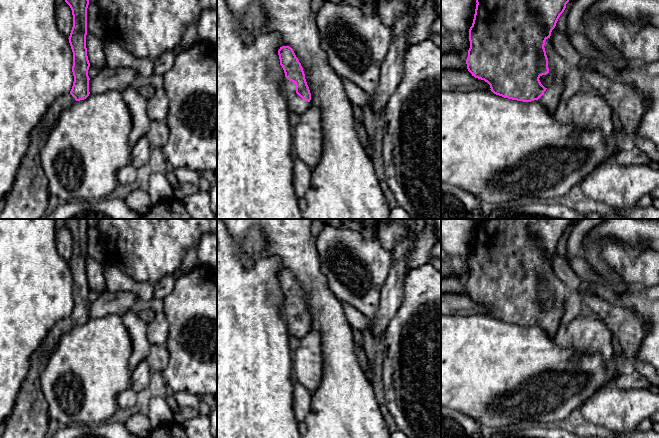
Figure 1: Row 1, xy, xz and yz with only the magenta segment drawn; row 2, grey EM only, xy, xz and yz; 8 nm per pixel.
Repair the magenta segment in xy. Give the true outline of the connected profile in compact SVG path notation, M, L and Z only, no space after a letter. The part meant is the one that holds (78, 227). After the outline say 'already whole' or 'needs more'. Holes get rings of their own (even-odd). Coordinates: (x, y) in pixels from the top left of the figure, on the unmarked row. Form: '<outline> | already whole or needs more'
M65 219L65 226L73 239L73 251L68 262L73 276L73 310L68 318L57 322L49 330L42 344L32 353L27 377L0 438L46 438L52 432L53 423L41 389L40 376L60 337L90 318L90 287L86 272L88 219Z | needs more

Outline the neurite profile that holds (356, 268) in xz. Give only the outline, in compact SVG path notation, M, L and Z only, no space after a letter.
M324 224L314 242L329 289L338 300L347 302L365 315L369 322L368 329L371 330L381 290L390 272L392 250L383 248L379 240L366 239L343 224L340 227Z

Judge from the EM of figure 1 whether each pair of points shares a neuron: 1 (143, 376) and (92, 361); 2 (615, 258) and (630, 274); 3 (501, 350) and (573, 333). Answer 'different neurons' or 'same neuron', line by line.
1: different neurons
2: same neuron
3: different neurons

